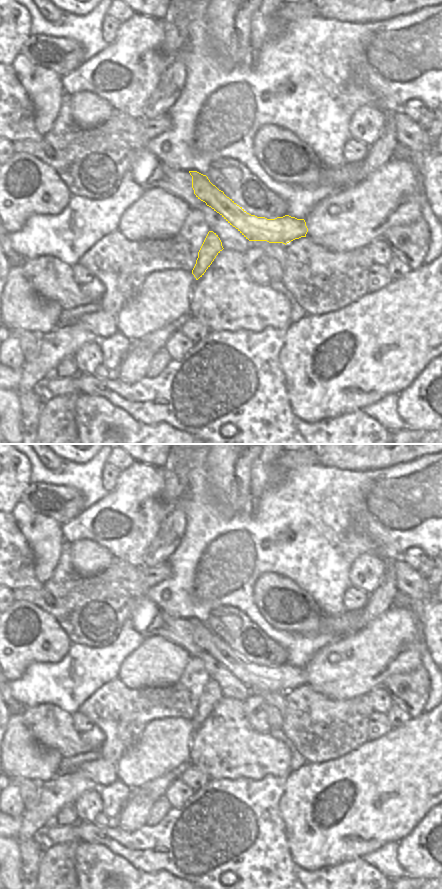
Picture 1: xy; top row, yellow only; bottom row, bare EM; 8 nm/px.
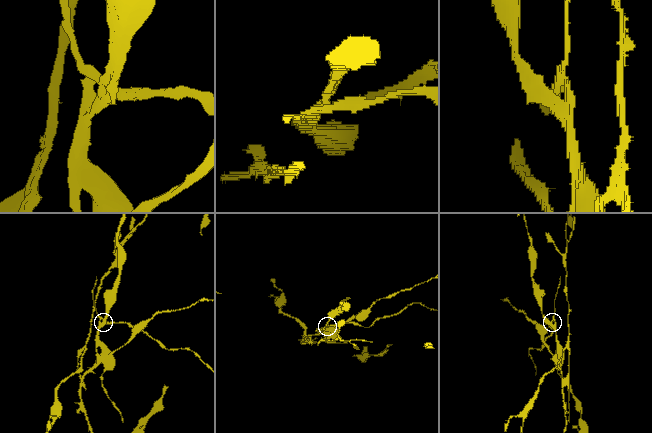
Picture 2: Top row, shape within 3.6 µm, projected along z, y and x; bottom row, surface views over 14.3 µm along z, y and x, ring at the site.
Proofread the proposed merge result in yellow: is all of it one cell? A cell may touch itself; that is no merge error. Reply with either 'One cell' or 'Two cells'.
Two cells

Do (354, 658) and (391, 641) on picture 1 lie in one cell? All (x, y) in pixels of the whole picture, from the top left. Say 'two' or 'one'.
one

